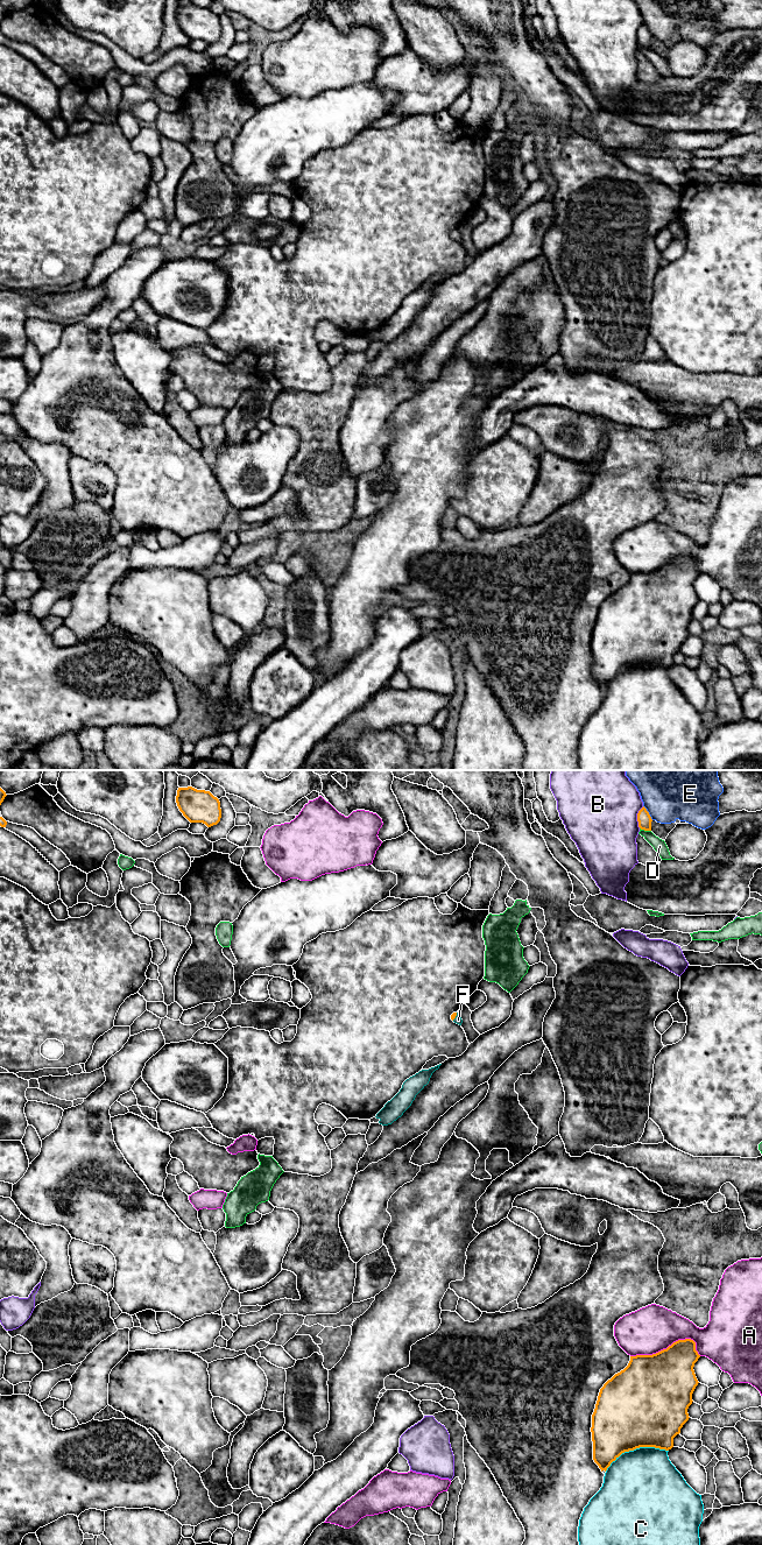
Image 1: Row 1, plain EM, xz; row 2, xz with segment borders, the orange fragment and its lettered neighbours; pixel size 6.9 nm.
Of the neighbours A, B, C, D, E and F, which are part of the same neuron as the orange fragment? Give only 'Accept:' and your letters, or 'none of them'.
Accept: F

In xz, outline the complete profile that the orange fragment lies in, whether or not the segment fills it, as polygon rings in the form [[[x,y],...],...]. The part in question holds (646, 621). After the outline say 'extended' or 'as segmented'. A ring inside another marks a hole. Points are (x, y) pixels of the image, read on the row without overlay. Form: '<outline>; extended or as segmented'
[[[691,556],[678,557],[652,572],[630,573],[628,583],[608,597],[600,606],[592,632],[593,677],[602,687],[607,687],[622,670],[640,664],[655,664],[669,668],[673,664],[673,655],[689,637],[687,626],[692,621],[692,611],[698,602],[693,584],[700,572],[696,559]]]; as segmented

